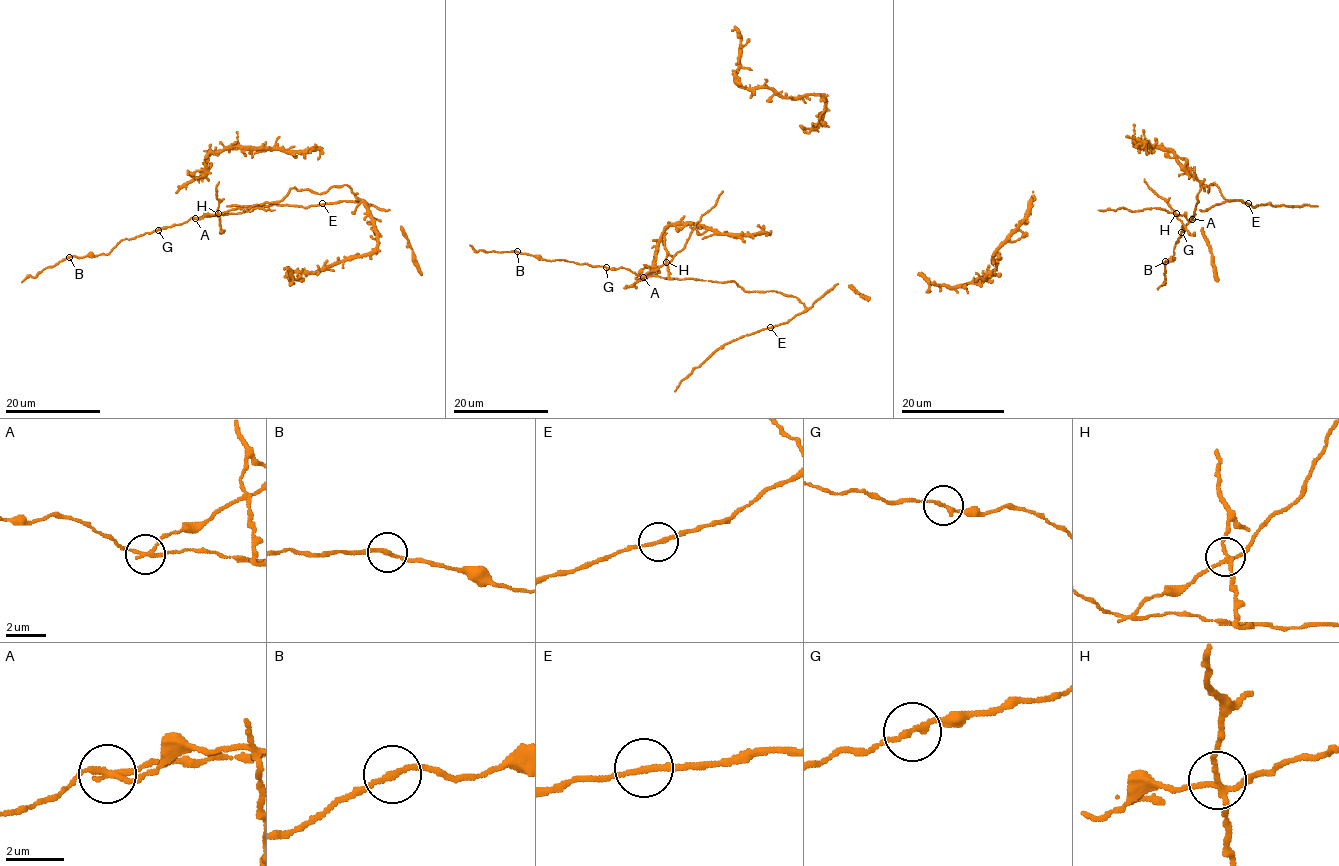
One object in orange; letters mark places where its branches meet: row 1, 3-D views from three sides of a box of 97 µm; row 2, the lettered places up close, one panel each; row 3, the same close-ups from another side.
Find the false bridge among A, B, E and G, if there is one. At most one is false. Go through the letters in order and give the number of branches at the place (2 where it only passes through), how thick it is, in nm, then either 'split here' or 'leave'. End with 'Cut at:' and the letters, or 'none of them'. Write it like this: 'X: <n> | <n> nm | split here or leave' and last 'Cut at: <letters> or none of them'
A: 3 | 180 nm | split here
B: 2 | 190 nm | leave
E: 2 | 180 nm | leave
G: 2 | 180 nm | leave
Cut at: A

